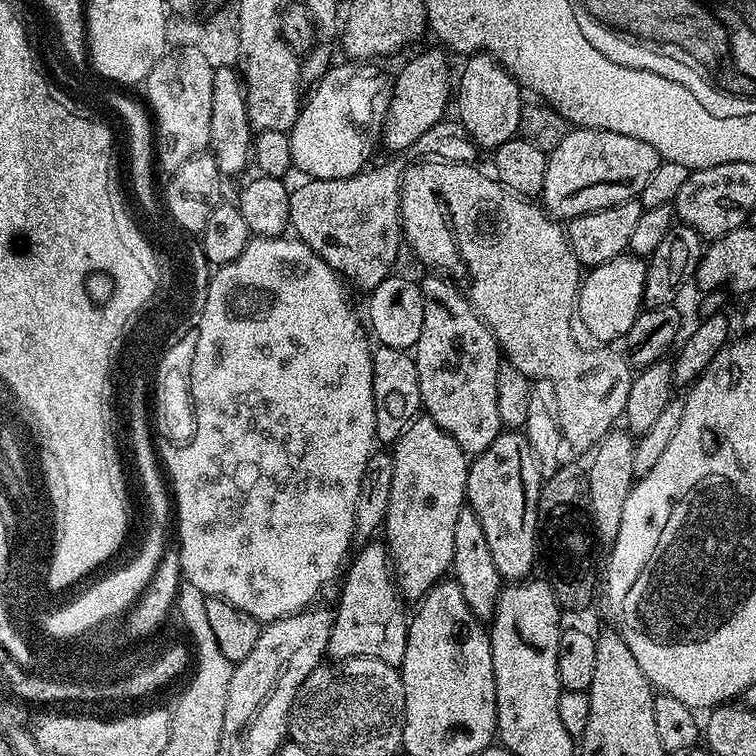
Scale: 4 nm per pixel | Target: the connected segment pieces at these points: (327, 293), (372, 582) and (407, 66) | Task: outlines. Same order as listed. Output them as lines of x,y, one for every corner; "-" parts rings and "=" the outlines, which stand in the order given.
287,235
249,239
246,250
242,250
242,254
234,258
234,262
219,265
211,273
205,309
198,321
200,352
196,352
196,368
192,368
192,389
196,391
200,433
196,435
196,444
192,444
192,448
187,448
185,452
172,452
172,456
167,456
162,461
170,481
171,495
174,497
176,528
180,531
178,545
183,579
198,586
198,590
205,597
222,598
261,622
286,618
315,605
316,595
336,575
336,579
341,575
353,547
355,507
358,504
363,470
374,453
372,444
377,443
372,381
373,349
368,348
369,333
361,317
360,320
356,317
356,312
344,293
345,281
335,269
303,241
297,238
288,239
=
371,542
359,549
351,557
343,573
343,580
340,601
337,602
336,608
334,607
327,655
333,661
369,656
393,666
400,665
406,654
410,616
407,611
404,613
405,605
394,583
387,547
383,543
=
443,47
428,48
425,52
417,54
413,60
404,64
404,69
395,74
391,81
391,96
389,108
386,110
384,129
382,133
382,144
389,148
392,154
404,154
411,144
416,144
428,131
435,129
440,121
445,119
447,110
450,108
450,88
448,92
448,56
449,53

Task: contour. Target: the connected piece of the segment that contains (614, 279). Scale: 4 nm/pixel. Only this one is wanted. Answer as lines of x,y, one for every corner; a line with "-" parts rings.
625,254
614,258
610,262
602,262
602,266
591,269
580,281
580,292
576,295
575,315
584,323
584,328
596,340
623,341
624,335
634,326
634,318
644,308
644,287
646,286
647,263
643,259

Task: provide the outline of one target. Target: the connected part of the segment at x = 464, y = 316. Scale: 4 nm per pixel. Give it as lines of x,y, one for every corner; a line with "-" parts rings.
428,276
419,281
420,290
424,294
424,309
422,310
422,334
418,334
418,342
414,349
414,359
418,370
418,386
420,387
420,402
423,411
469,457
475,458
498,438
502,425
498,418
498,366
502,363
502,353
492,332
485,326
479,314
472,308
472,302
463,291
460,292
448,280
440,276

